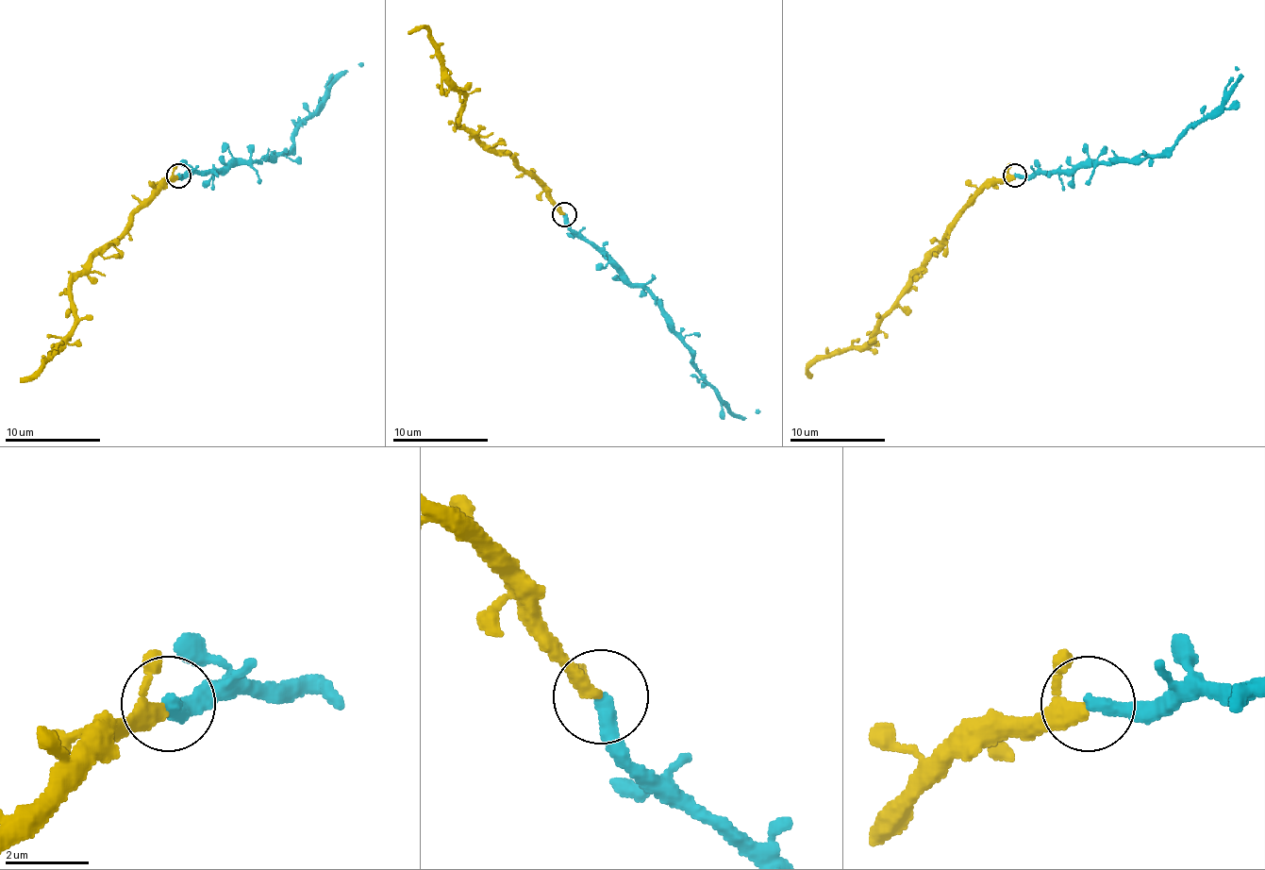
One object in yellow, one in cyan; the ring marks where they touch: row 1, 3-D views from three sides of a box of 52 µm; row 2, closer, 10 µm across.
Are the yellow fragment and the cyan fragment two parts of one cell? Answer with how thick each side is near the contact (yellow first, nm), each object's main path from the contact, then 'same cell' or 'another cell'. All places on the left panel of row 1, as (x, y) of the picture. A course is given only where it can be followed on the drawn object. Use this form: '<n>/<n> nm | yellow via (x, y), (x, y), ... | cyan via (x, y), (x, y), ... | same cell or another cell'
280/360 nm | yellow via (177, 176), (148, 198), (72, 283), (71, 333), (38, 373), (21, 382) | cyan via (177, 176), (224, 173), (239, 163), (271, 160), (284, 156), (335, 83), (361, 63) | same cell

